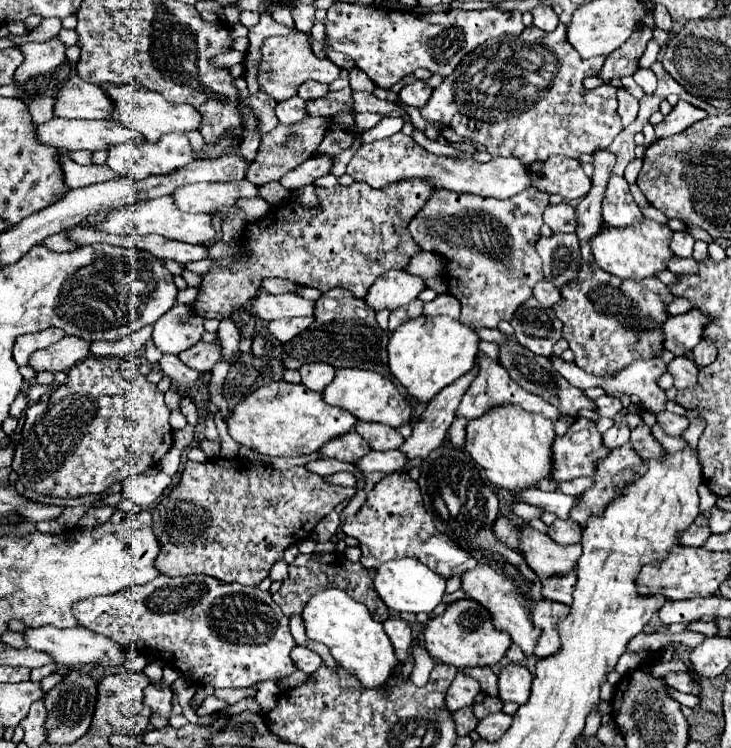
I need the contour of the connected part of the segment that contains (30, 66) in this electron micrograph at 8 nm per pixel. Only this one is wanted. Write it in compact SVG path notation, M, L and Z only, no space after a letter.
M53 38L49 42L33 42L33 44L23 44L21 52L25 56L23 64L15 72L15 80L19 84L29 82L29 78L39 78L55 72L67 58L65 58L65 46Z

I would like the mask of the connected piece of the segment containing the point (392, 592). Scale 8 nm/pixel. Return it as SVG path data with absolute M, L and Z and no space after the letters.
M401 558L401 560L389 560L383 566L373 570L373 588L379 594L379 598L385 602L389 610L395 612L427 612L431 614L433 608L441 602L445 596L445 580L435 574L431 568L421 564L417 558Z

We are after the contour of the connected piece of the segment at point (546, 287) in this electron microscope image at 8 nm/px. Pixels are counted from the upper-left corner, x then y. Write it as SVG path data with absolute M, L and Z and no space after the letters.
M537 282L535 286L533 286L533 296L543 304L543 306L547 306L547 308L551 308L555 302L559 302L559 290L551 284L551 282Z

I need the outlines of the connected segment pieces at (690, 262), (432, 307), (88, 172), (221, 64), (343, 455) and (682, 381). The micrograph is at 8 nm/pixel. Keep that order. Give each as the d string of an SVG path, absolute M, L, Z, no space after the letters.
M673 256L671 262L667 264L667 270L671 270L673 274L695 274L699 270L699 264L693 258Z
M441 294L441 296L437 296L435 300L431 300L431 302L427 302L423 306L425 316L445 314L445 316L451 316L453 320L459 320L459 310L461 310L459 300L455 296L451 296L451 294Z
M59 150L59 158L61 158L61 166L63 166L63 174L65 174L65 184L69 188L81 188L81 186L89 186L95 182L105 182L115 178L117 174L109 168L109 166L79 166L73 160L69 160L65 150Z
M231 50L231 52L227 52L227 54L217 54L217 56L213 56L213 58L211 58L211 64L217 66L217 68L231 68L231 66L235 66L235 64L241 64L243 58L245 58L243 52Z
M351 430L347 434L341 434L337 438L333 438L331 442L323 444L319 454L323 458L335 458L335 460L343 460L343 462L355 462L359 460L363 454L367 454L371 448L367 446L367 442L363 442L363 438Z
M675 356L667 364L667 372L673 376L673 384L677 390L697 386L697 368L693 360L687 356Z

